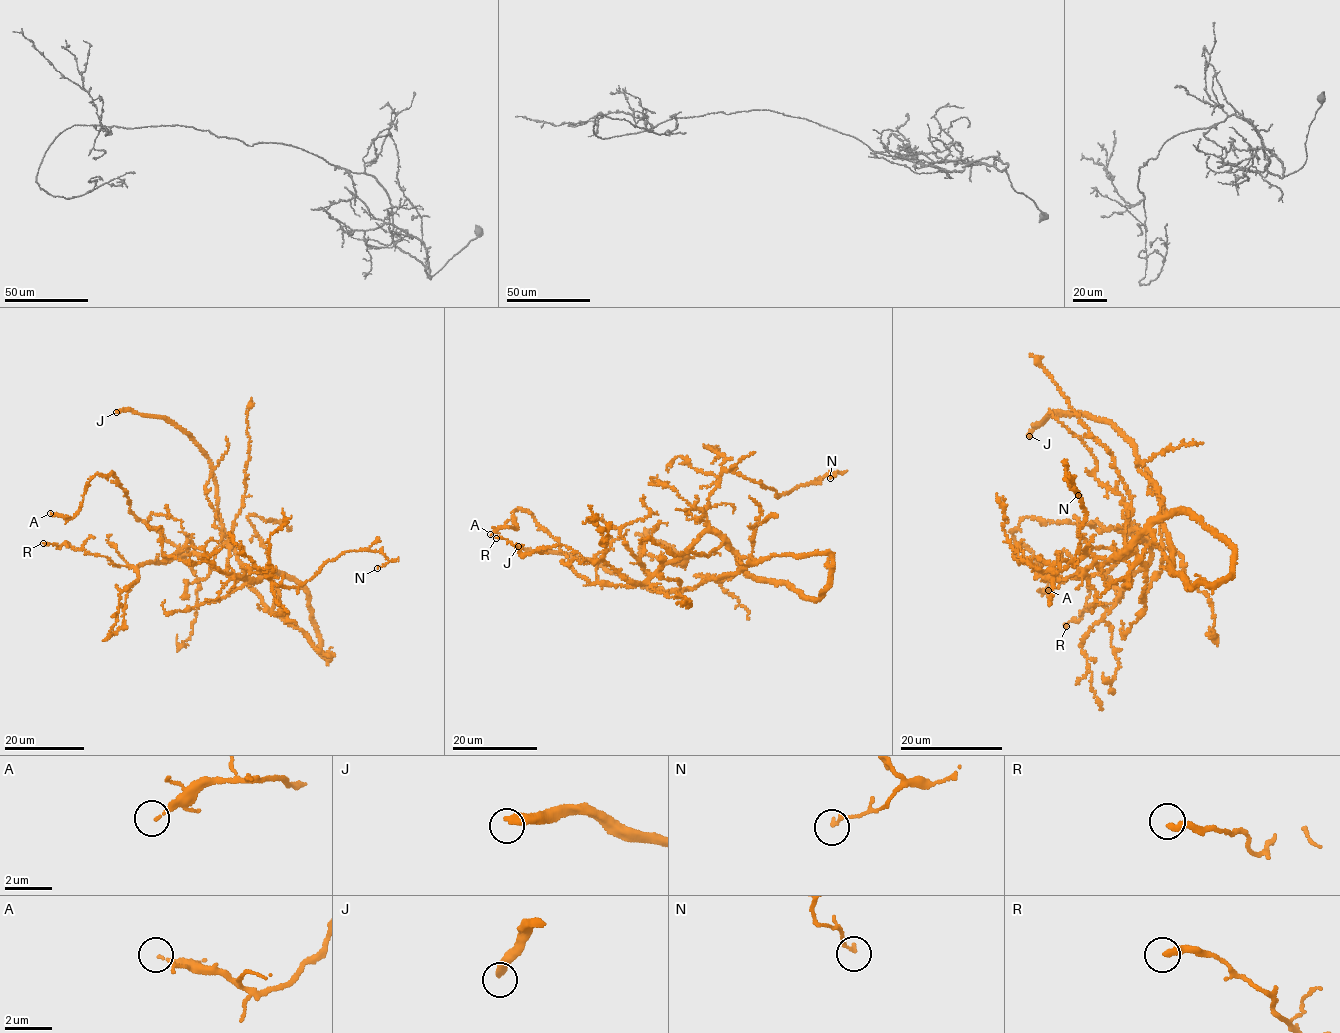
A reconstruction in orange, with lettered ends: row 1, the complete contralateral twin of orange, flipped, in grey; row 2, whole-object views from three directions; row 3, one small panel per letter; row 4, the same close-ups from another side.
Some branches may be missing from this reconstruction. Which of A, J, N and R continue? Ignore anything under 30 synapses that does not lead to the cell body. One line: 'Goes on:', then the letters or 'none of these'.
Goes on: J

